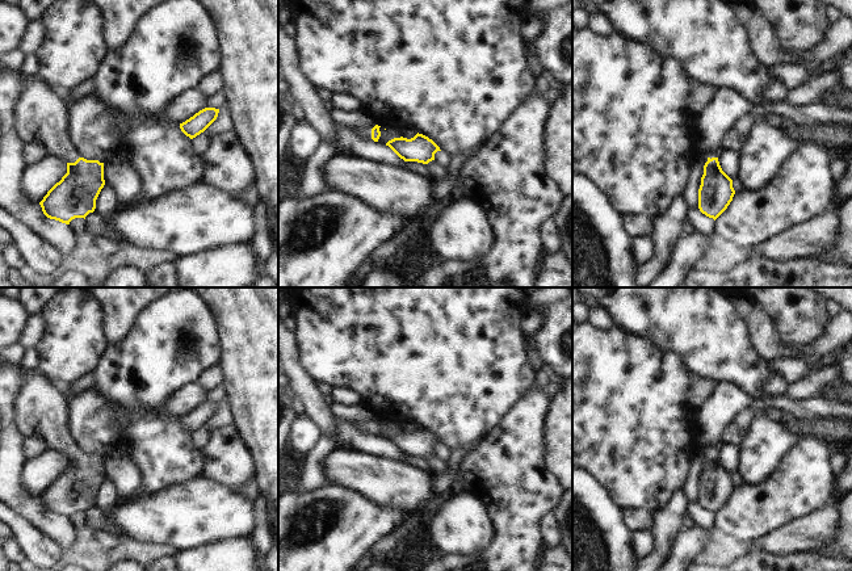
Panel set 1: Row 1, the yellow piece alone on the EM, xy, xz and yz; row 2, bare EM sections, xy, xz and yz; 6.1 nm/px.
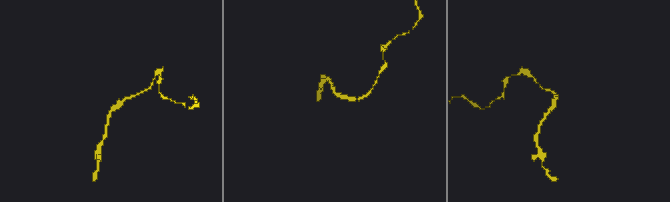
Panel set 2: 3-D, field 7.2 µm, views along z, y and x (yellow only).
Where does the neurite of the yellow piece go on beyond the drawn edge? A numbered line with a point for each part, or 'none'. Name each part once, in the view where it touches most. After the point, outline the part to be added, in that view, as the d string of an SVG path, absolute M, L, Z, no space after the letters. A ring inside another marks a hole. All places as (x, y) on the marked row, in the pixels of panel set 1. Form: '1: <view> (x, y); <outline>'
1: xy (40, 116); M21 76L18 80L21 88L12 108L12 125L20 142L41 144L49 156L59 158L66 164L75 163L79 155L70 143L70 119L60 92L50 89L38 76Z

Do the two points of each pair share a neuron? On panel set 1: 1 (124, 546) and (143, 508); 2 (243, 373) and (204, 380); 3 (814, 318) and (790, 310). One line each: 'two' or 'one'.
1: two
2: two
3: one

